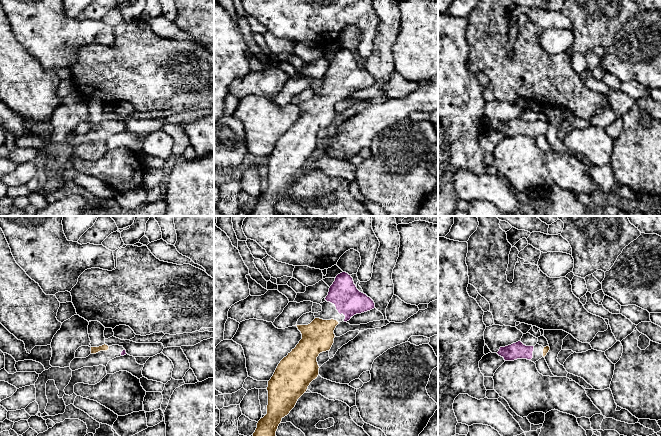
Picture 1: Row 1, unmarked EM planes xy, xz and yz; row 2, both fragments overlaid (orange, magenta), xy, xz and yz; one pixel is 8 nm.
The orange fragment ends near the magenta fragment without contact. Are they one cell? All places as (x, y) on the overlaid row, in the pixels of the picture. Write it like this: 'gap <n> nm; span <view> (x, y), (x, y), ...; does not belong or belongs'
gap 50 nm; span xz (338, 322), (344, 321); belongs

